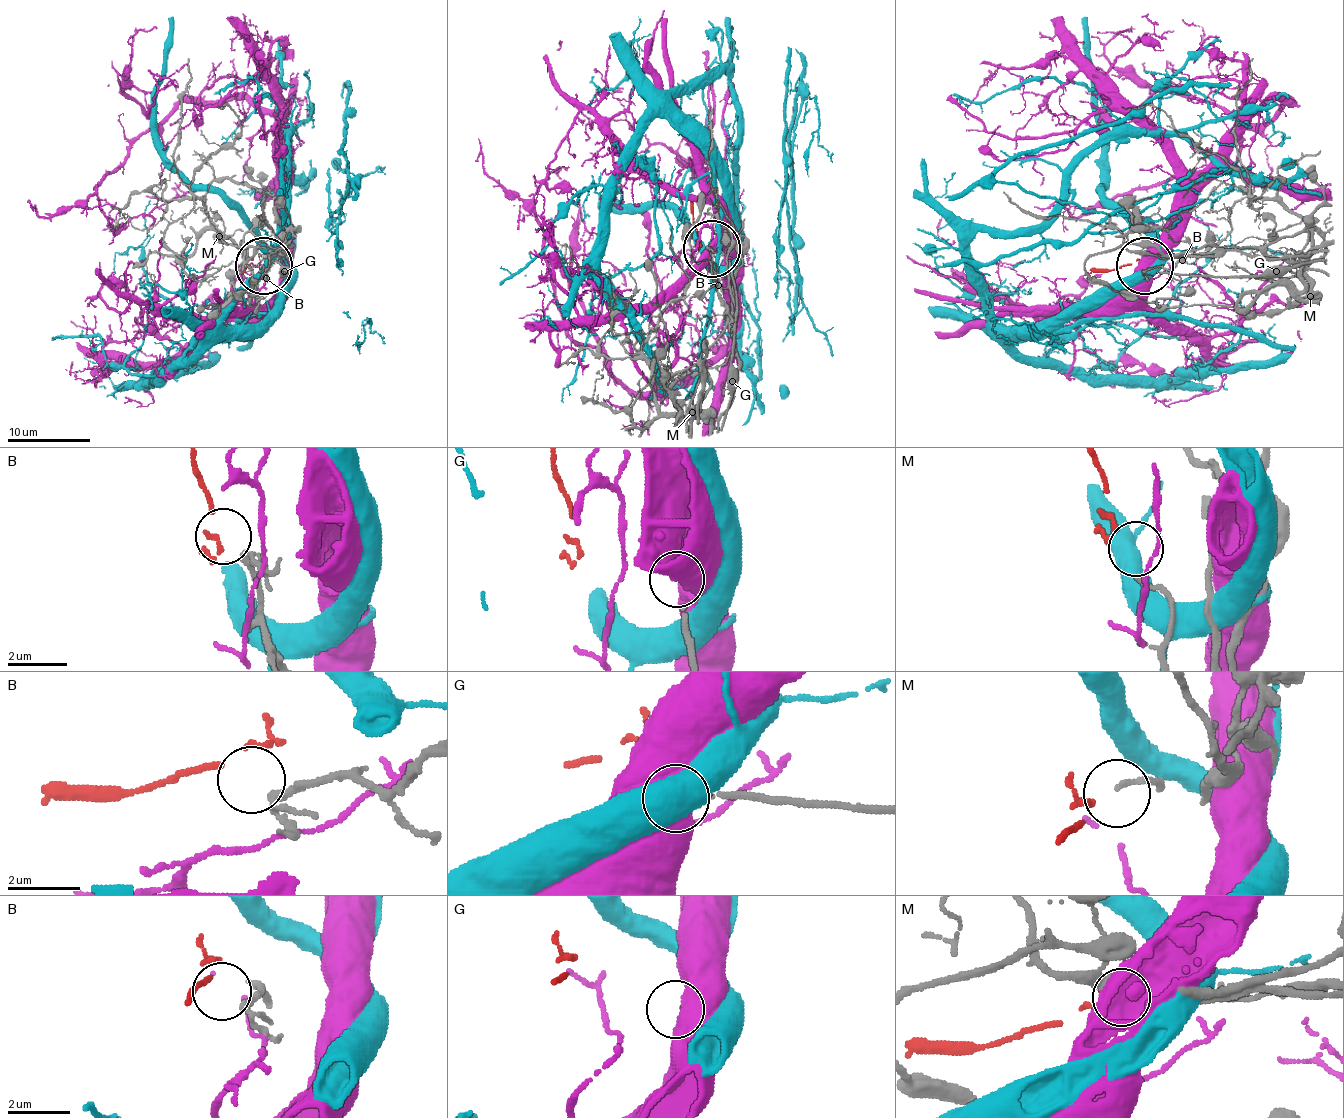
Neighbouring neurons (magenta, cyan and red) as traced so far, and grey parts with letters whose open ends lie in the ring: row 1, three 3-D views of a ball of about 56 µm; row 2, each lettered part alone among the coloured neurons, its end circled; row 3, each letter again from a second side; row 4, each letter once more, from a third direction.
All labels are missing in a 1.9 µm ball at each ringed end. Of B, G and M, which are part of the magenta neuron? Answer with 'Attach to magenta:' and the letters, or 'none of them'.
Attach to magenta: none of them

